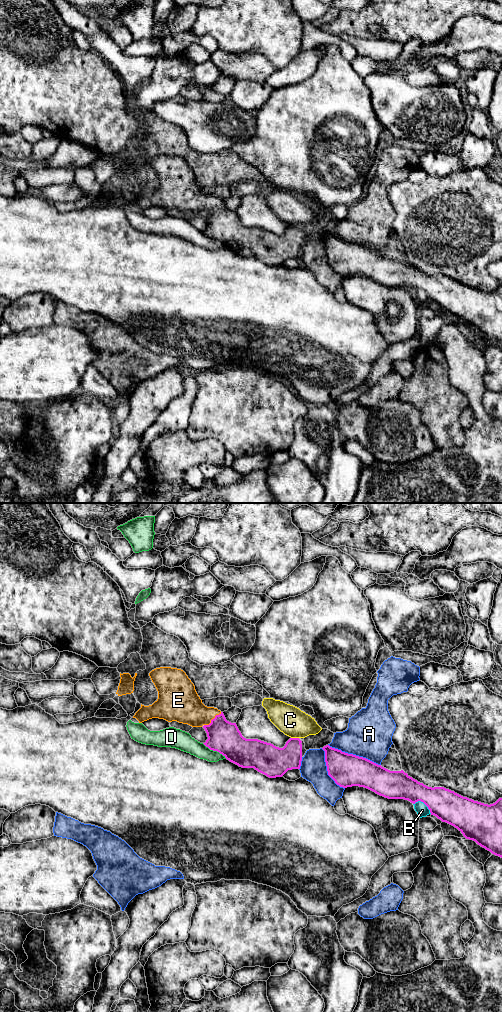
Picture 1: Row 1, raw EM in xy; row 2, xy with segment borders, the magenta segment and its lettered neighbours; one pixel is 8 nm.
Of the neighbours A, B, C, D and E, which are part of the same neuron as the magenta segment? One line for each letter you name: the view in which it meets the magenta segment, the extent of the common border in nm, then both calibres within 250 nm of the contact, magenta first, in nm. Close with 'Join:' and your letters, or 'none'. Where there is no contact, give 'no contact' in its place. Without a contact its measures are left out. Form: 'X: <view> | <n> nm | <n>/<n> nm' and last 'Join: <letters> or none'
E: xy | 180 nm | 260/280 nm
Join: E

